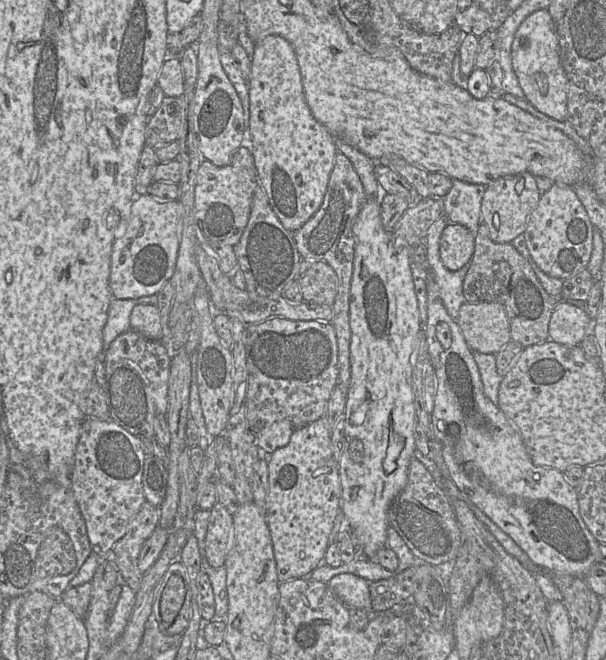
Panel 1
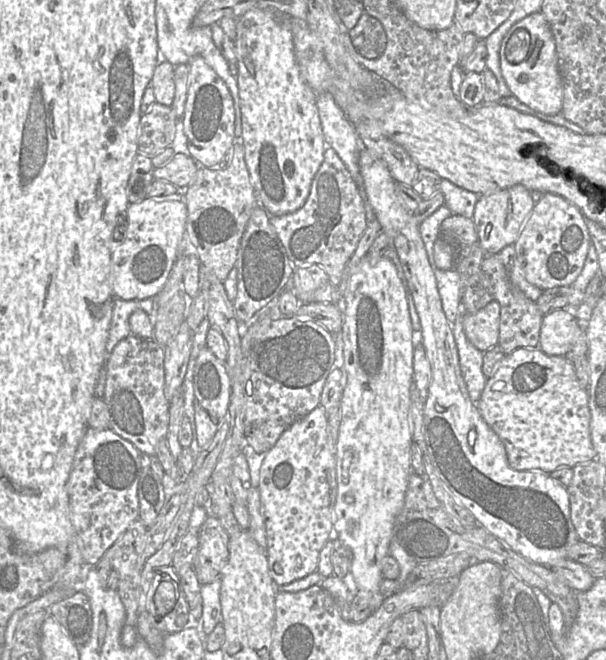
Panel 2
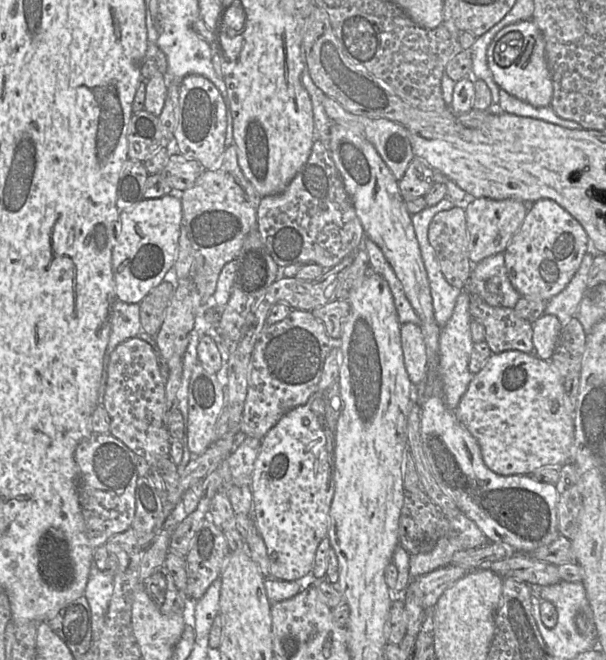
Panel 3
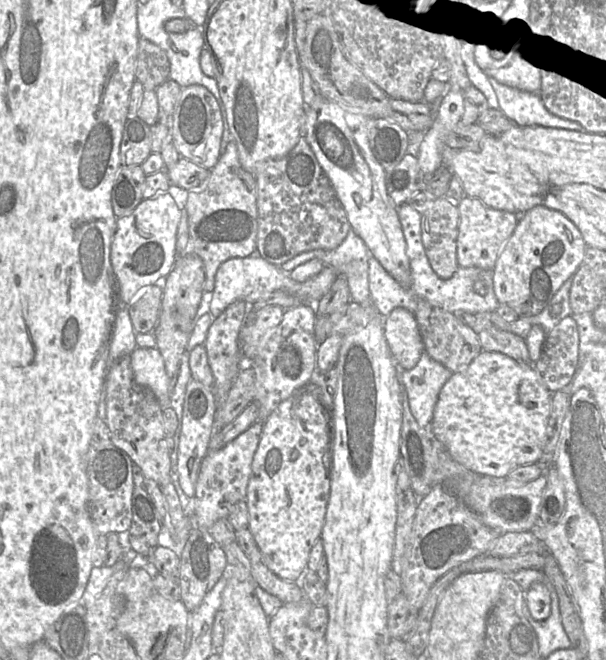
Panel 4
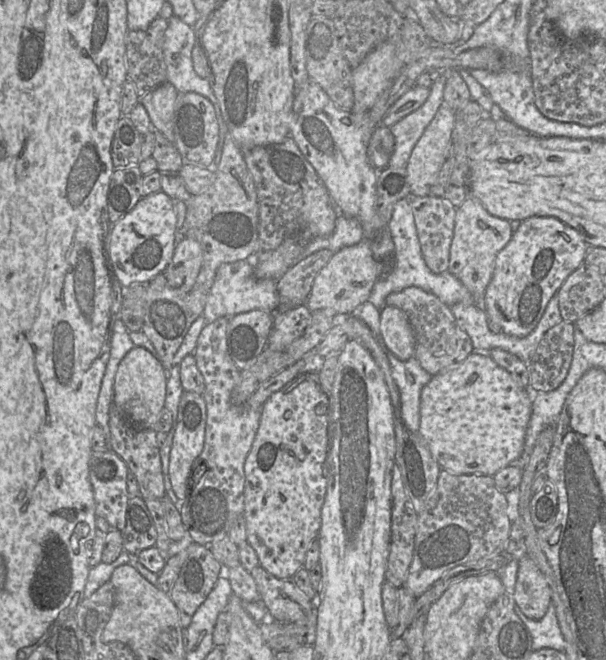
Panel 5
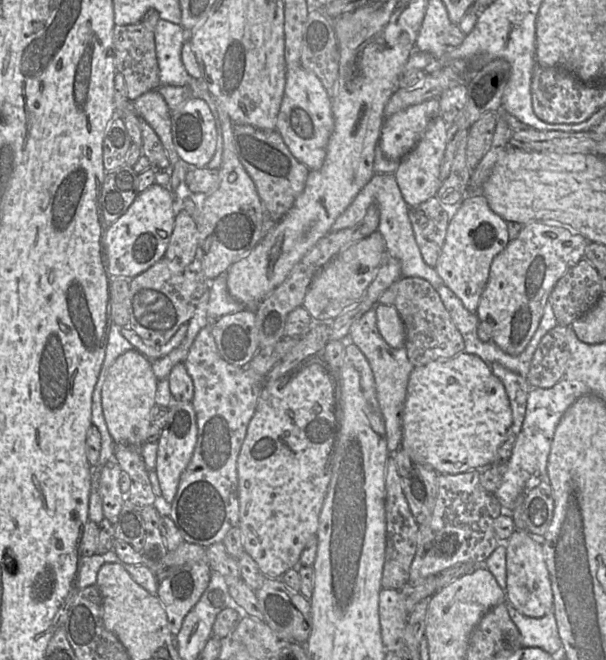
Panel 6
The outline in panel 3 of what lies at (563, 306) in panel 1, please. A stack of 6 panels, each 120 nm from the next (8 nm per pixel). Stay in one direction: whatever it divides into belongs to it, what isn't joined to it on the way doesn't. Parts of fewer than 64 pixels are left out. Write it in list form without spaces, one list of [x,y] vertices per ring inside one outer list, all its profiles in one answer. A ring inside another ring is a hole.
[[[544,314],[533,324],[534,354],[544,361],[550,361],[563,328],[554,315]]]

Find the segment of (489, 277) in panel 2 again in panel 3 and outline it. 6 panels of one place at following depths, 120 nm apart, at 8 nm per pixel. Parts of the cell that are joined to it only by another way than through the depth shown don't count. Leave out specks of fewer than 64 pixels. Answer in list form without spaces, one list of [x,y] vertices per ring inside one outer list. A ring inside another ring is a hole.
[[[454,206],[438,212],[429,225],[428,239],[446,281],[468,291],[466,288],[474,265],[469,258],[465,210]],[[471,294],[470,313],[485,328],[485,342],[493,354],[505,351],[534,353],[533,325],[518,317],[513,308],[493,307]]]

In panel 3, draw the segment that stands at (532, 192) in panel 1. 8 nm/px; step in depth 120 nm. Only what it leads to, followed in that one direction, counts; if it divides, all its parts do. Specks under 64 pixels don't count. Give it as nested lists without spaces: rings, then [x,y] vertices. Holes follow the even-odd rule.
[[[477,198],[464,210],[469,237],[469,258],[473,265],[493,255],[503,253],[528,213],[526,203],[513,198],[504,200]]]

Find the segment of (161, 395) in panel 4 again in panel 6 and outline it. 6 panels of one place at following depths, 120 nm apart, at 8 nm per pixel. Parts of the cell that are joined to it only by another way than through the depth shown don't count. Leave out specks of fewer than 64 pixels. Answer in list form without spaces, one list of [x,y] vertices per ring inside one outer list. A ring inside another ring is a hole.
[[[137,350],[125,352],[111,365],[101,396],[104,418],[115,444],[142,446],[146,443],[158,382],[151,361]]]

